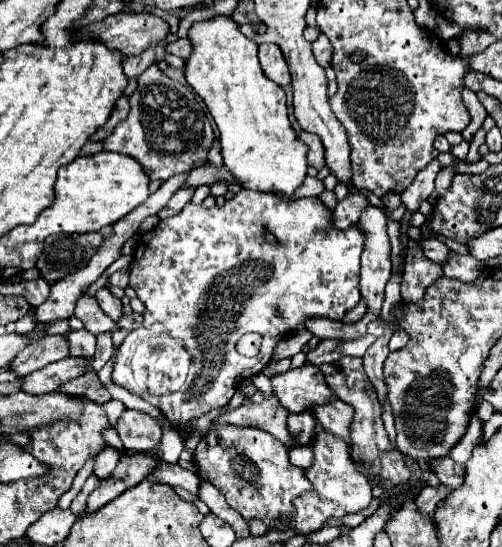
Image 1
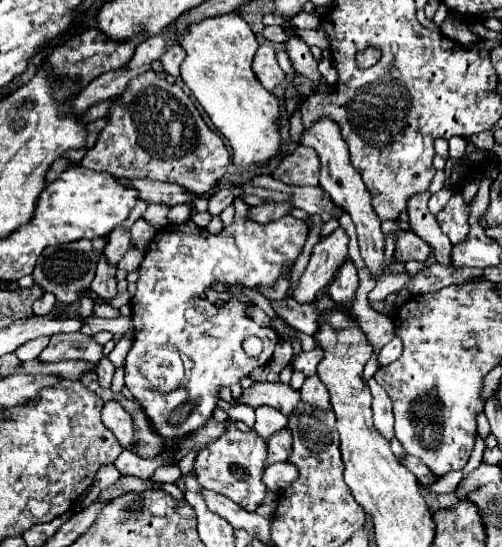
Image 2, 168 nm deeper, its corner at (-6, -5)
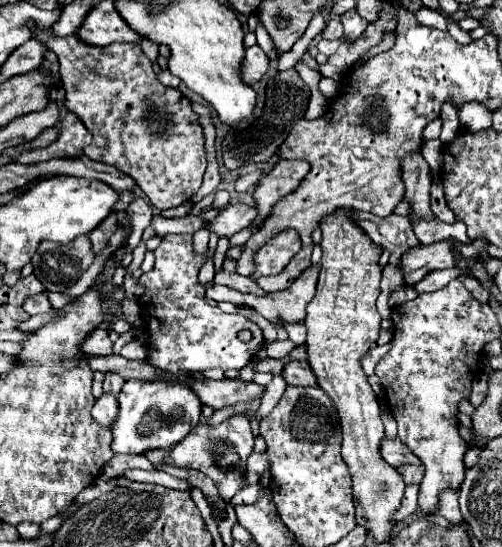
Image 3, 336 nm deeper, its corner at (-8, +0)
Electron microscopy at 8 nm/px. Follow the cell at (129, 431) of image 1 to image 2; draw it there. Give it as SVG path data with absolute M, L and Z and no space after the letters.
M113 400L105 402L105 406L101 410L101 420L115 434L119 444L129 450L133 444L135 428L133 428L133 418L123 410L123 406Z

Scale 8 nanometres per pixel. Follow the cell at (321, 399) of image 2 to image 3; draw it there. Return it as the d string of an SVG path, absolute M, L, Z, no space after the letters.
M299 361L299 363L287 363L287 367L283 369L283 377L289 385L297 385L297 387L313 387L317 385L317 379L309 367L307 361Z

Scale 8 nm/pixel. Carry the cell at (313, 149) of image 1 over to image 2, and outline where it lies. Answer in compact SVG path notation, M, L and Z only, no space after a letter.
M299 144L271 172L273 178L291 186L319 186L319 156L313 148Z

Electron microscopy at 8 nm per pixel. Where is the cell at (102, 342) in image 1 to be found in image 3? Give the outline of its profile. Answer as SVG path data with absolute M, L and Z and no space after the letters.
M105 375L103 391L105 391L105 393L113 393L113 395L117 395L117 393L121 391L123 383L125 383L125 379L123 379L121 375Z

